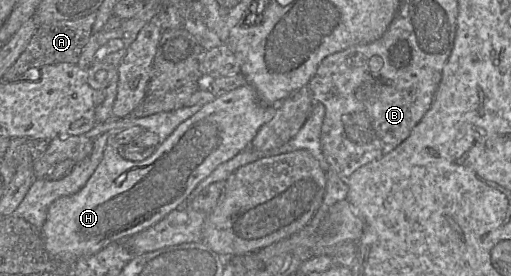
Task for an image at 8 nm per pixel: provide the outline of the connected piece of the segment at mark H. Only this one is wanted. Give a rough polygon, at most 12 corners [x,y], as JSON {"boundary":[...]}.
{"boundary":[[217,95],[143,161],[110,134],[84,187],[49,206],[55,258],[98,253],[180,208],[276,114]]}

